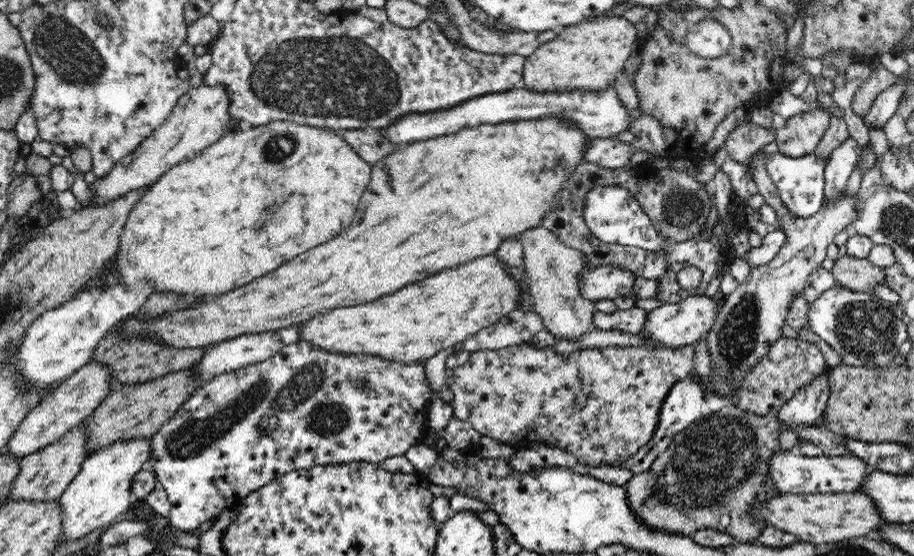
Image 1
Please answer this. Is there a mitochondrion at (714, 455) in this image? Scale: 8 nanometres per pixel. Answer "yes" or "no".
yes

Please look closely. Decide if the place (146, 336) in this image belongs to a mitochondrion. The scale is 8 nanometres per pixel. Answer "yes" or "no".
no

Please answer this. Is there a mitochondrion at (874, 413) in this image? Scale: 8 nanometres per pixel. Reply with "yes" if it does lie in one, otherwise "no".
no

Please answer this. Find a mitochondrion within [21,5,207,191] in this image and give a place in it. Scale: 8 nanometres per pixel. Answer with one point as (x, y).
(65, 49)

